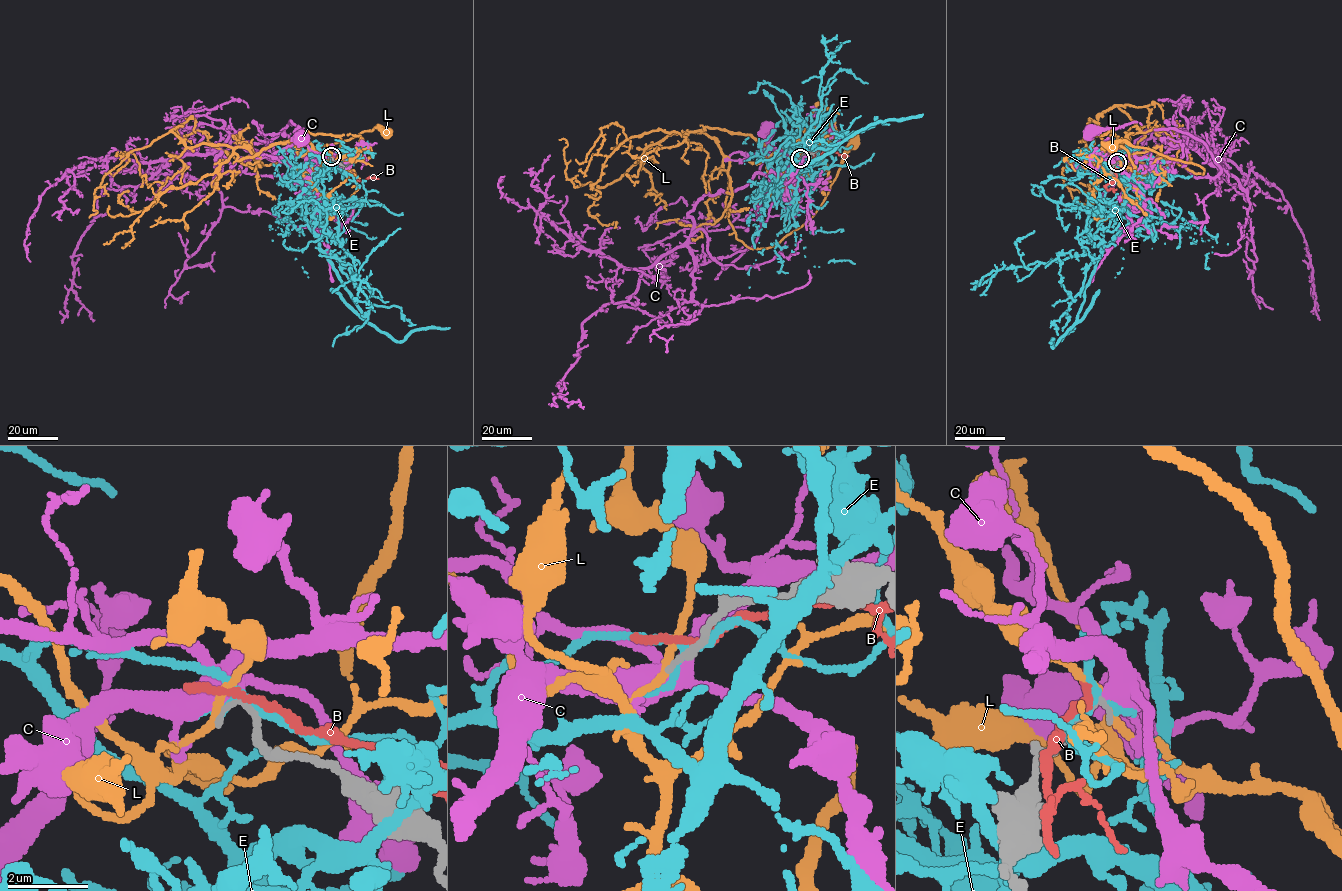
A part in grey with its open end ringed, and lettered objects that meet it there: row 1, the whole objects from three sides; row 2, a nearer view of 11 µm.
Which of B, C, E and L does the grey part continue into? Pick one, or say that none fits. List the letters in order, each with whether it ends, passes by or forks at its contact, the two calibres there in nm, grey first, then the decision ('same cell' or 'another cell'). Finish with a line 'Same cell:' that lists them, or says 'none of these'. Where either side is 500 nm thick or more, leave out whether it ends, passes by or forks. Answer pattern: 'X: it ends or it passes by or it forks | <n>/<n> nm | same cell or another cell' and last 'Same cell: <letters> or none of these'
B: it passes by | 220/200 nm | another cell
C: it forks | 200/400 nm | same cell
E: it forks | 200/170 nm | another cell
L: it passes by | 160/170 nm | another cell
Same cell: C

